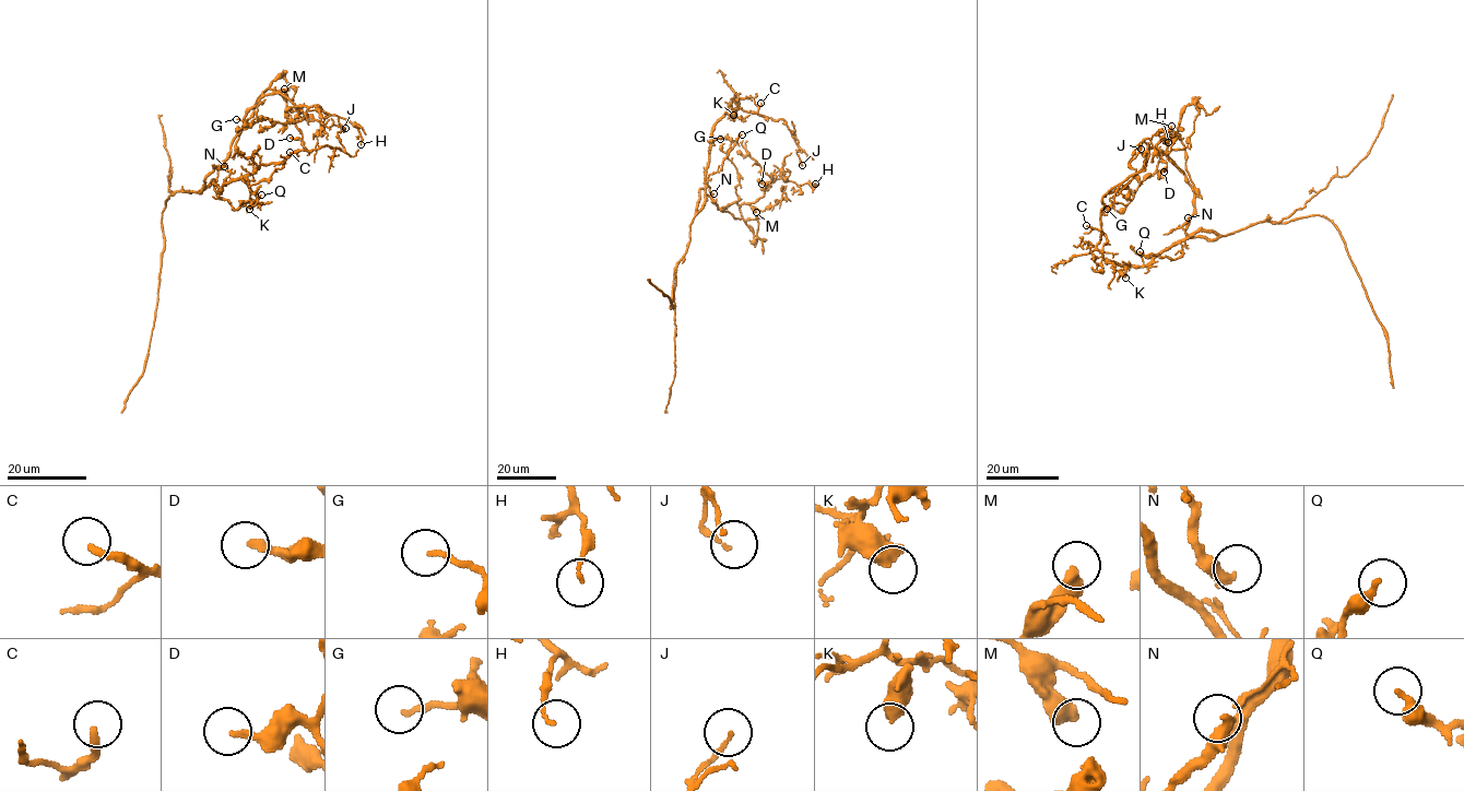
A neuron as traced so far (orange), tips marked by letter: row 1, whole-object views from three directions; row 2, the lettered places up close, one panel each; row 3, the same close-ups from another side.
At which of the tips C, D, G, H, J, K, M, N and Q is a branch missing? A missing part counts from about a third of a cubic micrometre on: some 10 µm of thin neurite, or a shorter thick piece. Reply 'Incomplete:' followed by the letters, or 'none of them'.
Incomplete: none of them

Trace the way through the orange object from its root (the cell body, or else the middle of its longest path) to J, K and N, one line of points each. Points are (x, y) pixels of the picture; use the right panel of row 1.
J: (1228, 234), (1195, 231), (1144, 266), (1104, 258), (1096, 246), (1102, 198), (1134, 175), (1129, 163), (1141, 149)
K: (1228, 234), (1195, 231), (1144, 266), (1108, 262), (1125, 278)
N: (1228, 234), (1196, 231), (1189, 237), (1182, 227), (1188, 217)

